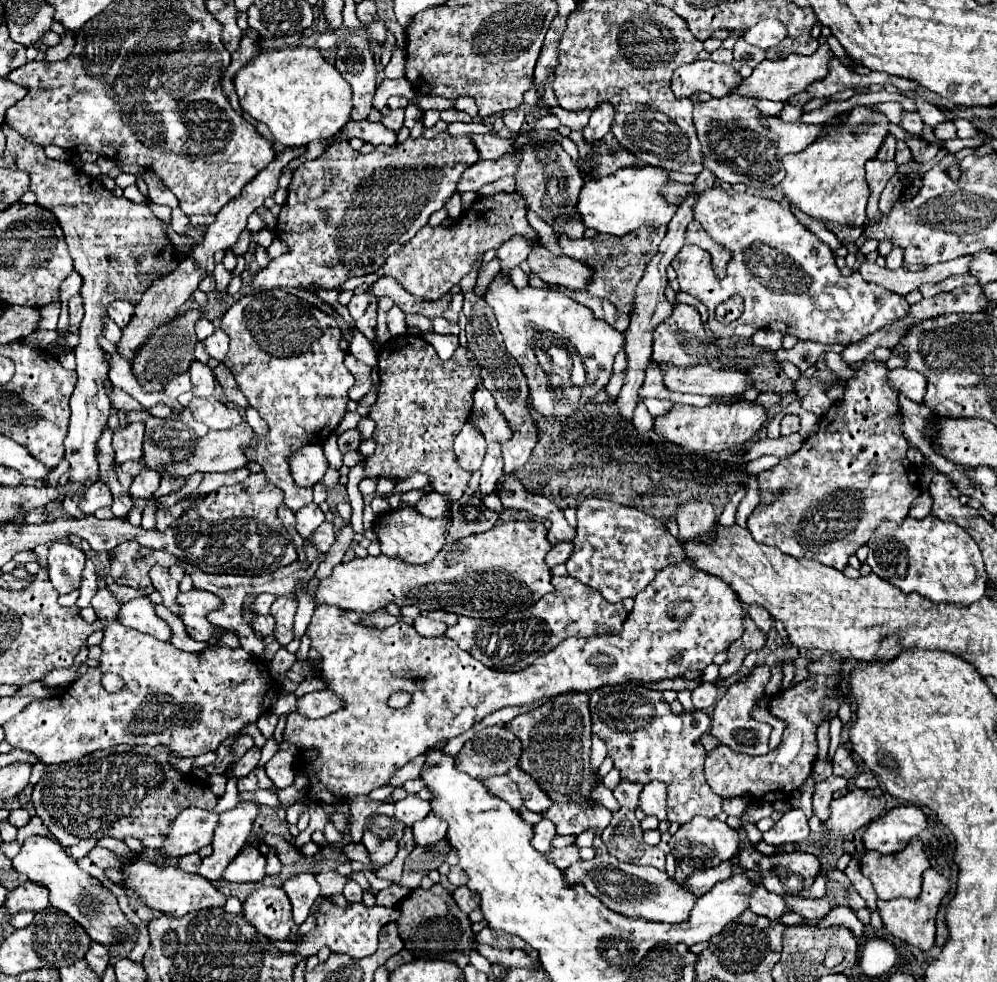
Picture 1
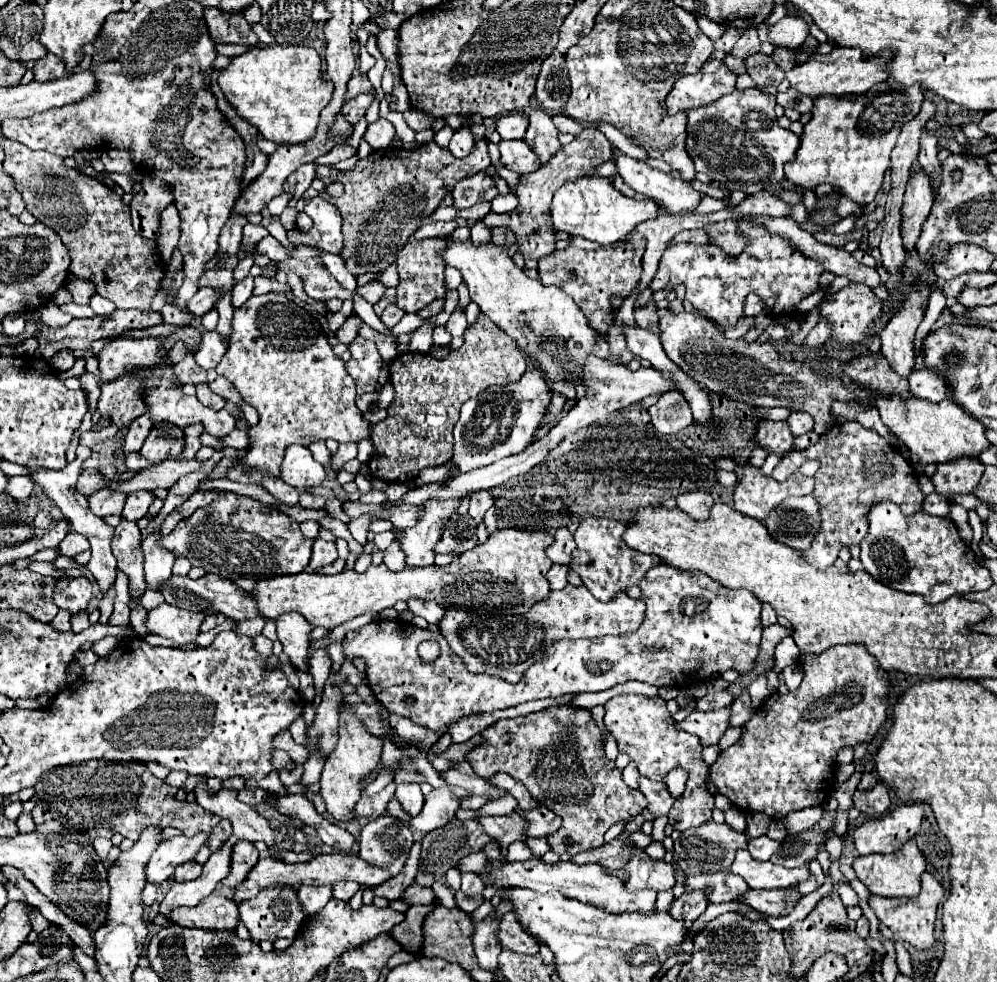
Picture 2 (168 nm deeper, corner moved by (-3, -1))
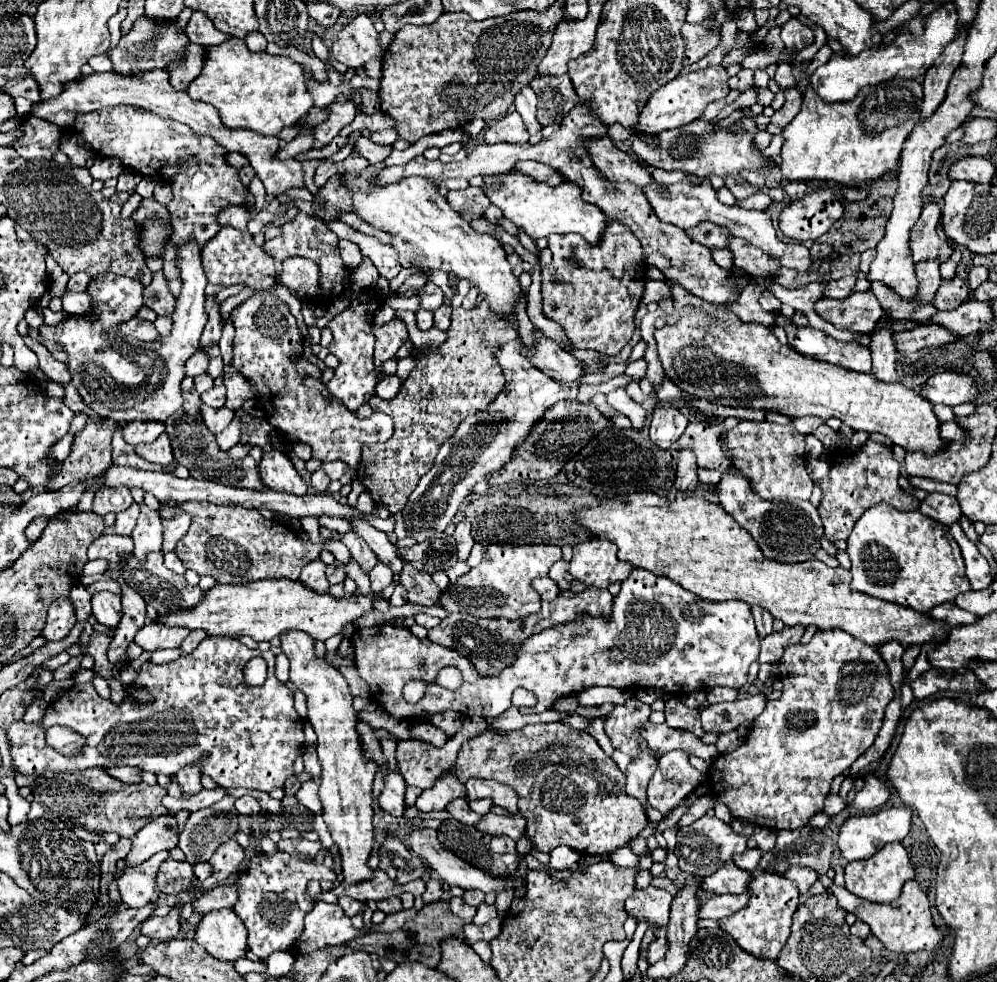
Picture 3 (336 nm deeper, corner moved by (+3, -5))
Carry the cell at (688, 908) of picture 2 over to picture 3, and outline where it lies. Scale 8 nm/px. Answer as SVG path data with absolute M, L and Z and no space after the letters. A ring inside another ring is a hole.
M662 927L660 931L656 931L652 943L648 945L648 955L646 955L648 965L660 961L664 957L664 951L666 951L666 927Z

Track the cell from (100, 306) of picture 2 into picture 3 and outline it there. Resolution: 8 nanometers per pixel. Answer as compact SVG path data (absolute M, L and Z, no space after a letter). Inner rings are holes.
M64 291L62 295L62 309L70 315L80 315L90 311L90 295L88 293L70 293Z

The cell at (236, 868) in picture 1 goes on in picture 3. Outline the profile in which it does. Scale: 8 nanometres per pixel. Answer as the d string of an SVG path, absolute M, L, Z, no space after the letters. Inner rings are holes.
M234 837L222 843L222 847L218 847L218 851L214 851L214 855L210 857L212 875L202 883L202 889L210 889L214 883L224 881L230 875L236 875L242 861L244 861L244 849L238 845Z

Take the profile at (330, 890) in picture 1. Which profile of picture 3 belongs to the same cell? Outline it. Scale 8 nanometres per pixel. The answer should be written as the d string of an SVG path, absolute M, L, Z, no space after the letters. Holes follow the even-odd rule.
M342 897L338 905L344 909L344 913L346 913L348 917L354 917L354 915L358 915L358 913L362 915L364 909L366 909L366 905L364 905L362 901L356 901L356 899L350 899L350 897Z

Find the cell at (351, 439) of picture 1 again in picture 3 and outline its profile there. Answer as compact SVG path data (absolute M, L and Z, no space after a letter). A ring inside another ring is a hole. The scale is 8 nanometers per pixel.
M318 469L318 471L312 475L312 479L310 479L310 487L312 487L316 493L326 493L328 483L330 483L330 479L328 479L328 475L326 475L322 469Z

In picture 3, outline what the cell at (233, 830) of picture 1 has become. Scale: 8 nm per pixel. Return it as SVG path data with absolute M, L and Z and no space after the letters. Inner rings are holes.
M174 905L166 917L146 919L146 923L140 925L140 935L146 935L150 939L160 939L160 941L174 939L180 931L180 911L182 905Z

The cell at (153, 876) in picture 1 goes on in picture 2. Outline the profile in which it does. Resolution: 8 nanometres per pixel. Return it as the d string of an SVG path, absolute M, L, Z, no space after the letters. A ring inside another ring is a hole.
M212 893L196 907L180 907L172 911L172 923L184 925L184 927L234 931L238 925L238 907L232 899Z

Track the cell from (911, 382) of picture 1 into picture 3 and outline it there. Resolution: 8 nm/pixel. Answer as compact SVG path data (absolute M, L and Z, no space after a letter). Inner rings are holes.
M942 371L932 375L920 387L920 395L924 395L924 399L928 399L932 405L942 403L954 407L960 403L974 403L978 397L978 387L970 375Z

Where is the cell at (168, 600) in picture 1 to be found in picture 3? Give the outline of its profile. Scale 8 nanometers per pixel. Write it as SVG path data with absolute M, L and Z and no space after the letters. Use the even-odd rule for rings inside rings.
M140 503L140 517L132 533L134 539L134 555L144 561L146 553L162 549L162 521L158 511L152 511L144 503Z

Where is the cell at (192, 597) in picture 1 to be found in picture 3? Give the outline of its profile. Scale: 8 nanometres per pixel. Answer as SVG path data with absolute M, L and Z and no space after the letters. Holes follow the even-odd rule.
M148 621L136 635L134 643L140 645L144 651L156 651L156 649L176 649L186 639L190 631L184 627L164 627L160 623Z

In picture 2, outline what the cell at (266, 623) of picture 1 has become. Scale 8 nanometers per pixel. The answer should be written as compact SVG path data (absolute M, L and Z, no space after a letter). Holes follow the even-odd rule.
M206 573L204 577L200 577L196 581L186 575L172 575L160 593L164 595L164 599L168 603L190 609L190 611L204 611L204 613L220 611L234 621L250 621L250 619L260 617L260 615L256 615L256 603L252 603L252 599L248 599L248 591L240 589L234 581L220 577L220 575L212 575L212 573Z

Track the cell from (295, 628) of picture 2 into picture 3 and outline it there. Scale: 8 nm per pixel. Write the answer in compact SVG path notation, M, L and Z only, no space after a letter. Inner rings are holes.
M286 631L282 637L282 651L290 661L290 681L306 695L308 701L308 721L312 723L318 741L318 759L322 763L322 817L340 851L342 875L346 883L362 883L374 877L374 871L366 865L374 849L374 823L372 823L372 781L376 775L374 763L362 759L360 737L356 731L358 715L352 707L352 695L342 673L320 659L314 653L314 639L302 631Z

